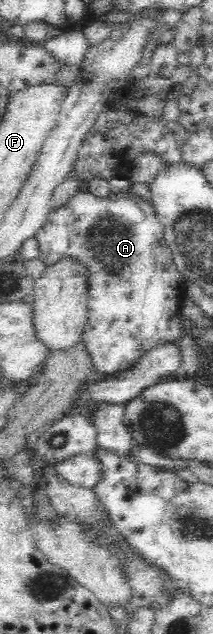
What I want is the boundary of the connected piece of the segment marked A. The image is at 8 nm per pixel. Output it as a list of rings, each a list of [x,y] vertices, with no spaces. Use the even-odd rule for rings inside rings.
[[[84,189],[59,207],[59,210],[53,210],[34,238],[39,249],[38,258],[45,265],[55,264],[63,256],[72,256],[82,260],[90,272],[88,321],[82,338],[91,355],[94,371],[107,374],[126,371],[156,346],[169,343],[179,345],[179,314],[185,296],[185,276],[171,260],[163,228],[150,202],[134,194],[111,193],[109,198],[99,198]]]

